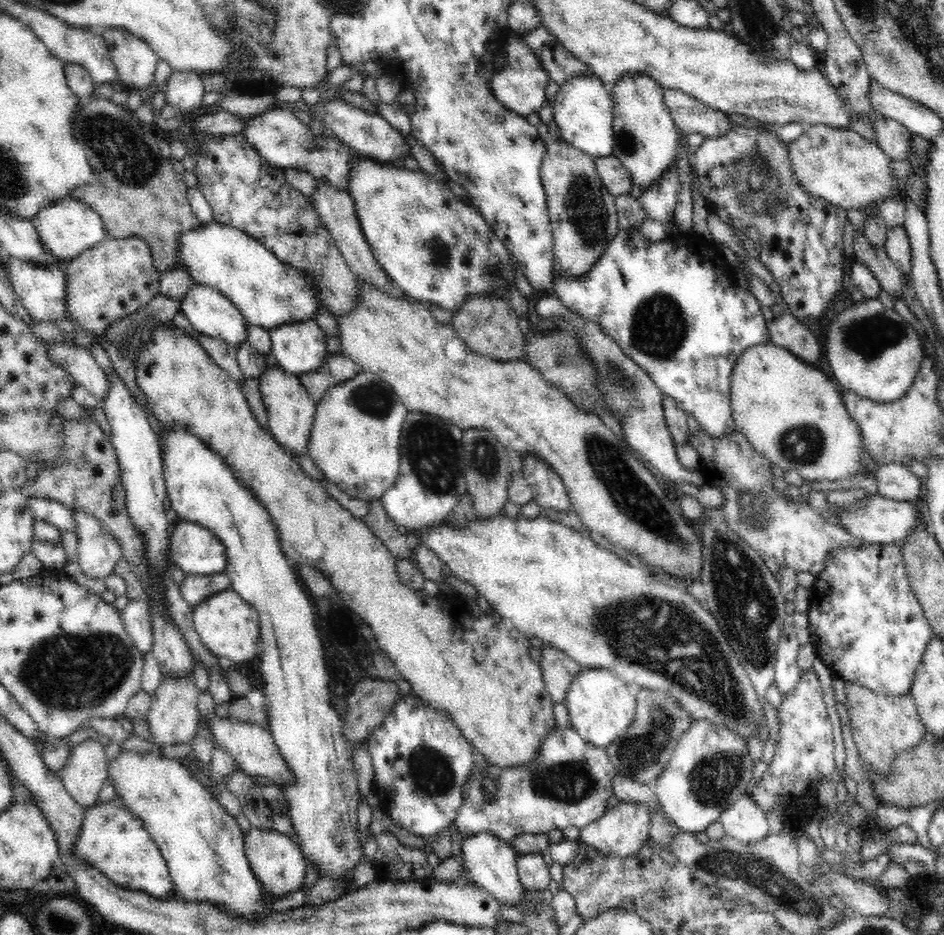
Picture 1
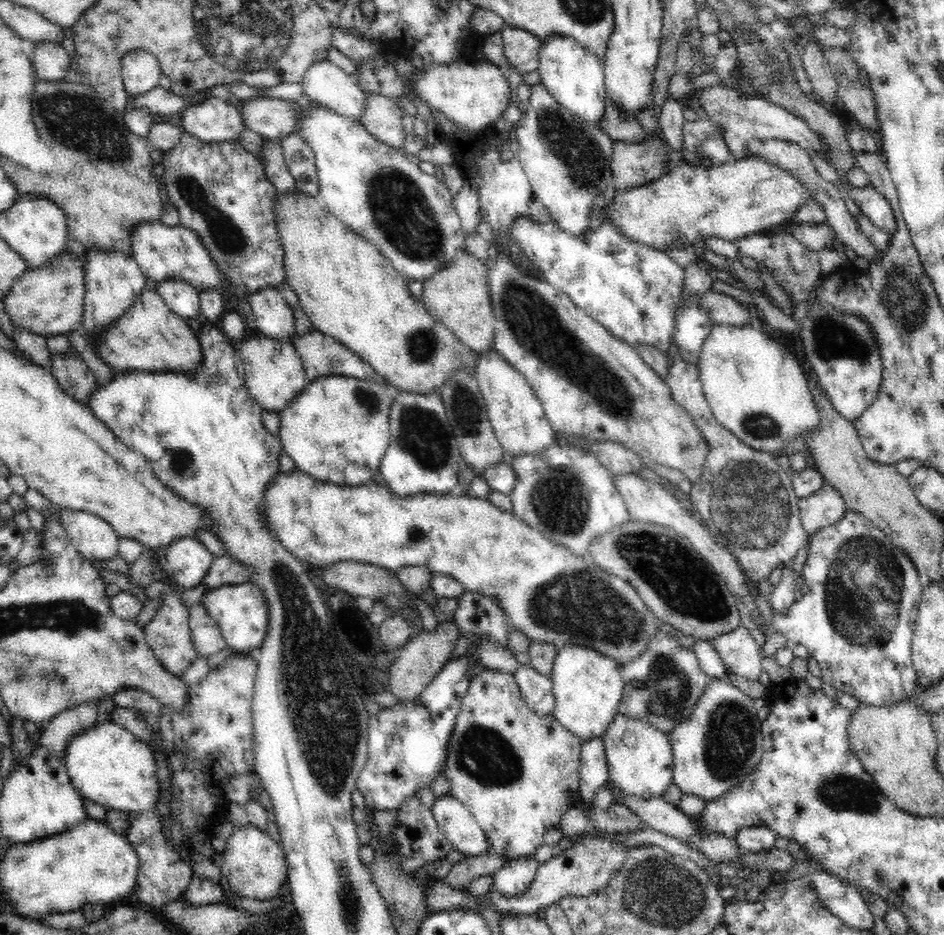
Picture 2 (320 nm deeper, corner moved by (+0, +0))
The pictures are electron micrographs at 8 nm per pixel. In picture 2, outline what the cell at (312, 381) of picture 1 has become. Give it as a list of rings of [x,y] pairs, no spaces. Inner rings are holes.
[[[316,328],[308,331],[308,334],[296,335],[292,343],[302,361],[307,382],[332,375],[386,381],[358,355]]]

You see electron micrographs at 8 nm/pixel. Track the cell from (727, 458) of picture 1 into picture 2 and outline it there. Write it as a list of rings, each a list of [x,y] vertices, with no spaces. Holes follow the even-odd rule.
[[[678,355],[672,356],[664,381],[671,388],[671,393],[676,401],[682,405],[682,410],[686,411],[687,418],[690,418],[692,424],[702,435],[704,443],[708,445],[702,476],[693,483],[690,492],[690,502],[693,505],[696,518],[713,533],[714,542],[718,543],[720,547],[726,548],[734,556],[749,583],[754,586],[762,580],[767,580],[774,569],[786,568],[786,564],[793,560],[796,552],[805,546],[810,538],[805,527],[799,525],[799,500],[793,490],[793,481],[776,464],[777,458],[774,455],[754,450],[730,433],[729,429],[724,429],[718,423],[717,417],[713,415],[713,411],[709,407],[709,401],[706,400],[697,366],[683,362]]]

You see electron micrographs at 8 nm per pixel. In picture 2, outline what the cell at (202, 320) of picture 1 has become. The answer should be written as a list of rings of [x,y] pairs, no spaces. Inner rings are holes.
[[[171,280],[157,283],[155,292],[178,316],[188,321],[190,318],[202,318],[199,305],[199,290],[186,281]]]

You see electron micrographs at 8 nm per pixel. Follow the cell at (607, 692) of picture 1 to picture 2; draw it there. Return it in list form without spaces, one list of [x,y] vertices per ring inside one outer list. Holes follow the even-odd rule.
[[[564,646],[557,649],[553,662],[553,695],[556,701],[554,719],[573,732],[579,739],[602,738],[619,713],[623,688],[621,667],[614,659],[582,646]]]

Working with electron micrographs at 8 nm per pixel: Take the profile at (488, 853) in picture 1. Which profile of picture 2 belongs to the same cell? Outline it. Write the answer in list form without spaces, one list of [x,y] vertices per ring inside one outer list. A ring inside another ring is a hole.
[[[450,792],[435,798],[431,813],[451,846],[464,856],[488,855],[492,851],[475,816]]]

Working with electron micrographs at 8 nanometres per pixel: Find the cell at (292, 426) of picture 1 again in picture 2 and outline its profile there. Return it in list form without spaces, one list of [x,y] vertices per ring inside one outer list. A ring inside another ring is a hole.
[[[257,330],[254,336],[241,342],[238,352],[242,359],[245,372],[245,386],[255,401],[263,408],[272,412],[280,412],[297,398],[307,385],[303,364],[295,350],[292,340],[281,342],[267,338]]]

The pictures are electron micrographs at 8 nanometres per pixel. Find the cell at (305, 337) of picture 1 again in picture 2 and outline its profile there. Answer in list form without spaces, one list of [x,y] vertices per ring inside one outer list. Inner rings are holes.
[[[266,287],[253,292],[246,302],[247,311],[254,315],[257,328],[267,338],[288,342],[297,335],[294,330],[293,308],[278,289]]]

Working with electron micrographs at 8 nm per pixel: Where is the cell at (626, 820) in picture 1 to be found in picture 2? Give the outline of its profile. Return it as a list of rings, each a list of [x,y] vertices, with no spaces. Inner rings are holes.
[[[618,713],[617,719],[602,736],[602,742],[610,784],[621,794],[634,796],[638,800],[650,800],[662,796],[664,790],[671,786],[671,757],[674,753],[668,734]]]

